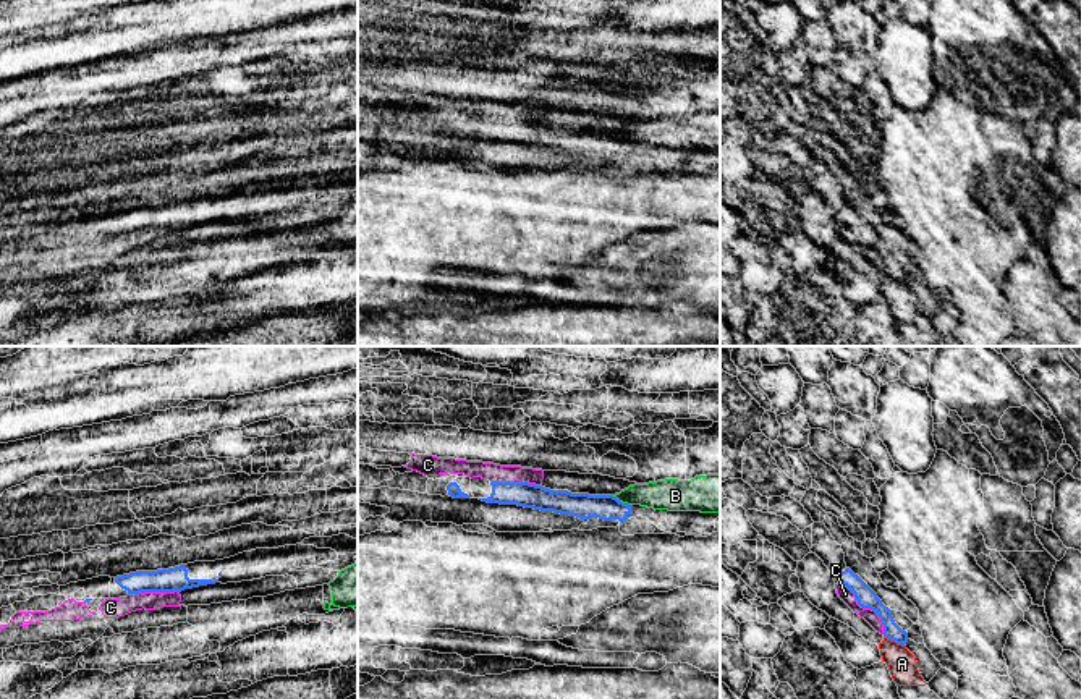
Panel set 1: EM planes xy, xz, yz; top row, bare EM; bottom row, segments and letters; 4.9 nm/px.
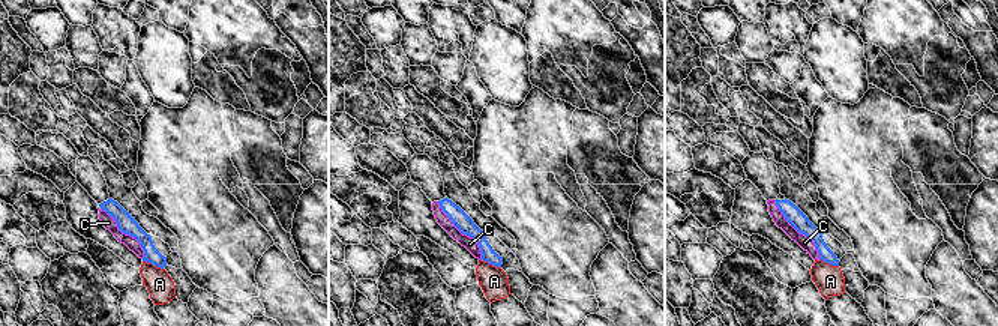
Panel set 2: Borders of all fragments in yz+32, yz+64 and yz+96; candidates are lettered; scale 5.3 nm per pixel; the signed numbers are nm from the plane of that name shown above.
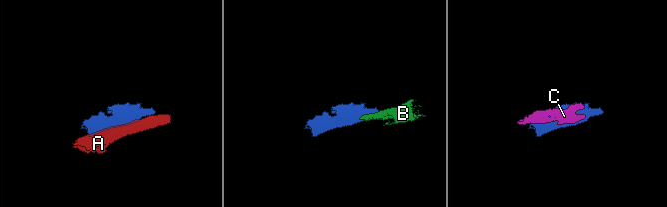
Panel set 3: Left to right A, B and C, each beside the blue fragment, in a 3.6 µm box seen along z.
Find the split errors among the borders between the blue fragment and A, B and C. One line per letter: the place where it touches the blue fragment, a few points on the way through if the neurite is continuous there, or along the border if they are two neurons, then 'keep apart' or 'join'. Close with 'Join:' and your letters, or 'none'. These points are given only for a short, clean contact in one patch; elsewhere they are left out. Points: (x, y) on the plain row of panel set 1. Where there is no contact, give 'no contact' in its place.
A: yz (894, 277) | keep apart
B: xz (622, 139) | along xz (612, 133), (631, 143) | keep apart
C: yz (866, 245) | join
Join: C

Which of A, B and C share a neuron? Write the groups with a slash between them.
A B / C

